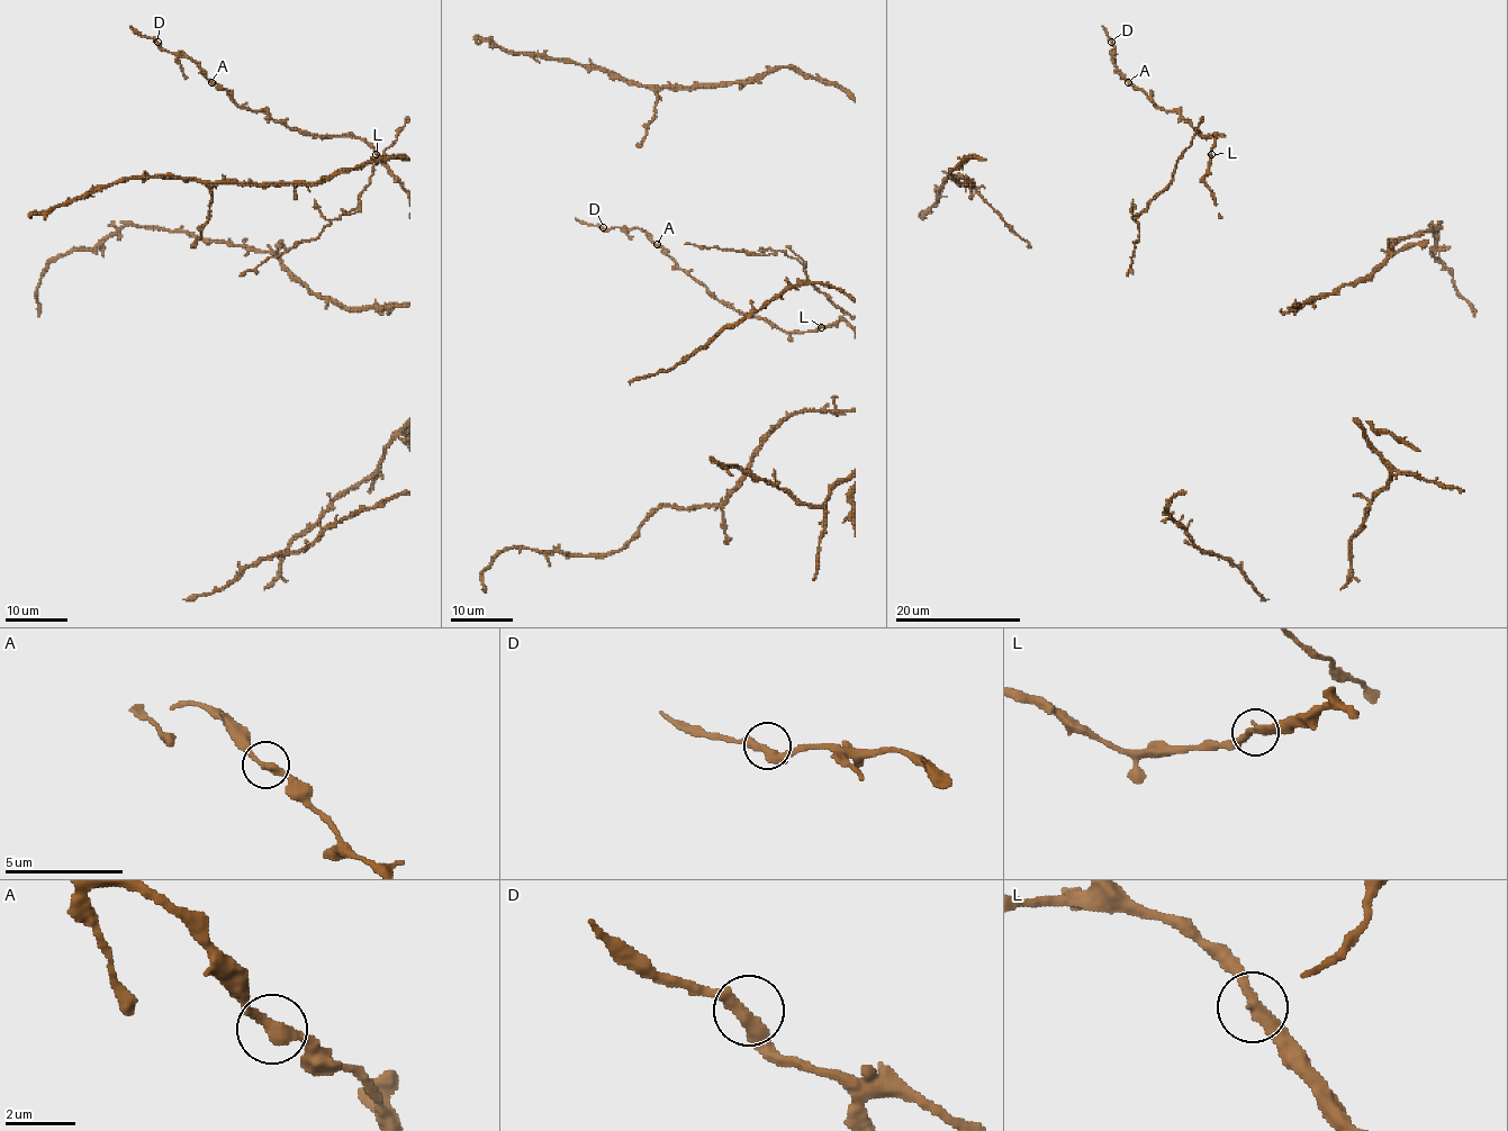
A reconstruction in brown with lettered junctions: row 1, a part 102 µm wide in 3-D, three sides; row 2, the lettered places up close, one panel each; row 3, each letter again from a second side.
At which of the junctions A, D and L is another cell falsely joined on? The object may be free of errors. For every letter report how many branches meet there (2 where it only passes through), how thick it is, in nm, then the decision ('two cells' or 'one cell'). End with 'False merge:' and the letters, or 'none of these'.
A: 2 branches meet; 320 nm thick; one cell
D: 2 branches meet; 340 nm thick; one cell
L: 2 branches meet; 320 nm thick; one cell
False merge: none of these

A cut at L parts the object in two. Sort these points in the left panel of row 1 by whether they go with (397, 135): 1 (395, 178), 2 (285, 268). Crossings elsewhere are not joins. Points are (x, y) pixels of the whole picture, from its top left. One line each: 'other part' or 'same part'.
1: other part
2: other part

